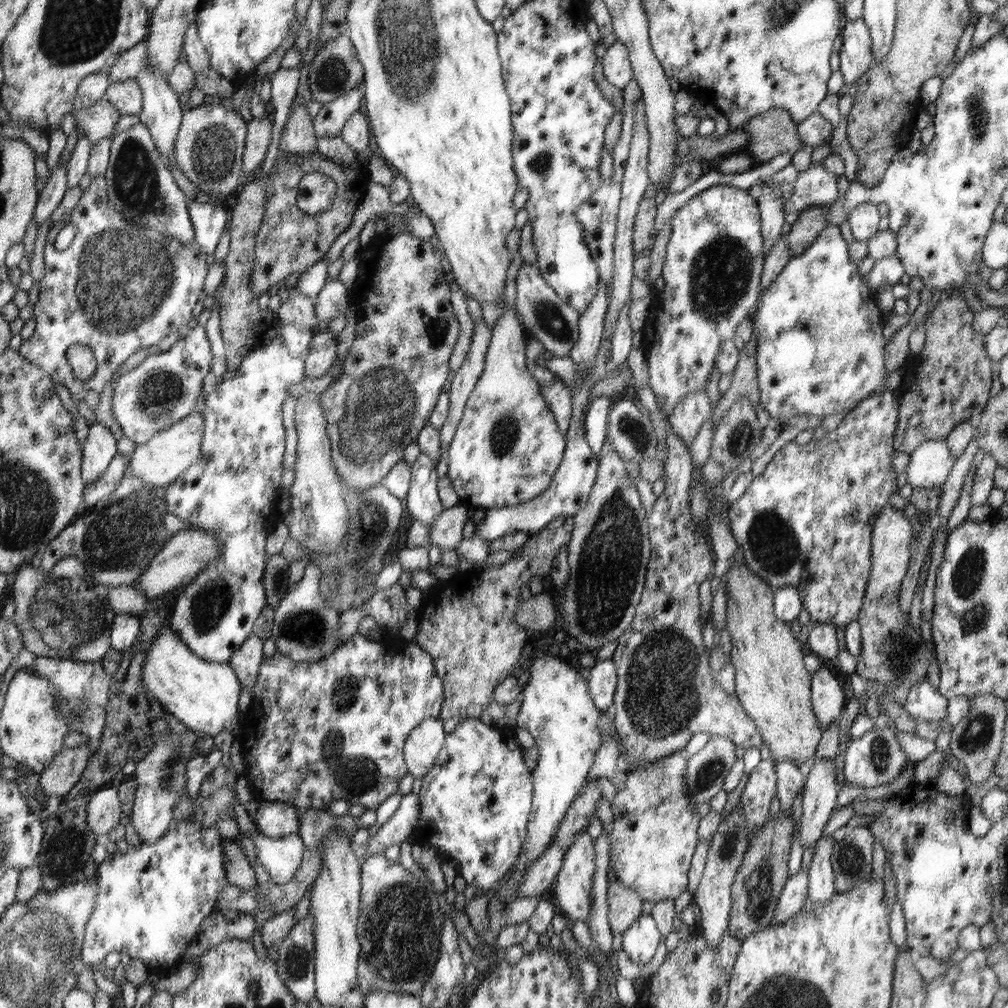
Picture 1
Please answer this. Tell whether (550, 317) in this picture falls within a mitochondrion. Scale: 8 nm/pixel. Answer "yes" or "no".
yes

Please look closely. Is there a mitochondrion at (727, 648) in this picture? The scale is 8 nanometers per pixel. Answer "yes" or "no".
no

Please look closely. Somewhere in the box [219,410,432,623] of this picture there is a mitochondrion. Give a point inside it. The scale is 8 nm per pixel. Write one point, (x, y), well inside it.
(371, 519)

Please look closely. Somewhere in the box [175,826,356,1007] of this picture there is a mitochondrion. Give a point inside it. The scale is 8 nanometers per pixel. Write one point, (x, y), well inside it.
(297, 960)

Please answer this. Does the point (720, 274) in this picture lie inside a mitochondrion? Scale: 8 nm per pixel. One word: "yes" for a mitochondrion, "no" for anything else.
yes

